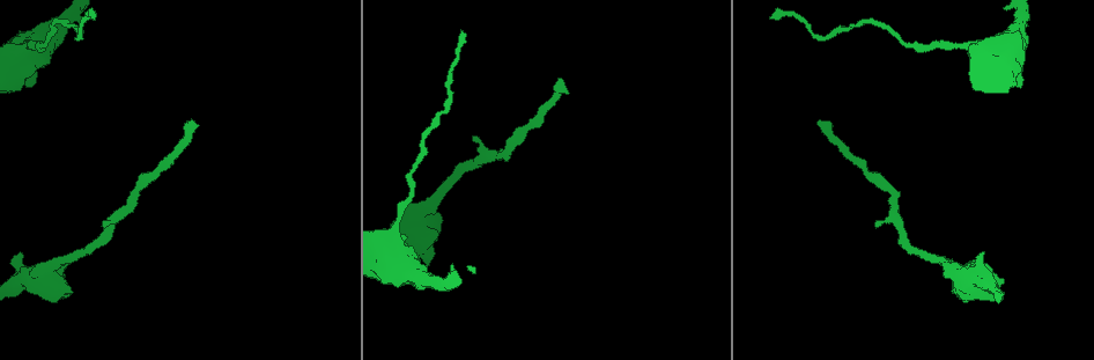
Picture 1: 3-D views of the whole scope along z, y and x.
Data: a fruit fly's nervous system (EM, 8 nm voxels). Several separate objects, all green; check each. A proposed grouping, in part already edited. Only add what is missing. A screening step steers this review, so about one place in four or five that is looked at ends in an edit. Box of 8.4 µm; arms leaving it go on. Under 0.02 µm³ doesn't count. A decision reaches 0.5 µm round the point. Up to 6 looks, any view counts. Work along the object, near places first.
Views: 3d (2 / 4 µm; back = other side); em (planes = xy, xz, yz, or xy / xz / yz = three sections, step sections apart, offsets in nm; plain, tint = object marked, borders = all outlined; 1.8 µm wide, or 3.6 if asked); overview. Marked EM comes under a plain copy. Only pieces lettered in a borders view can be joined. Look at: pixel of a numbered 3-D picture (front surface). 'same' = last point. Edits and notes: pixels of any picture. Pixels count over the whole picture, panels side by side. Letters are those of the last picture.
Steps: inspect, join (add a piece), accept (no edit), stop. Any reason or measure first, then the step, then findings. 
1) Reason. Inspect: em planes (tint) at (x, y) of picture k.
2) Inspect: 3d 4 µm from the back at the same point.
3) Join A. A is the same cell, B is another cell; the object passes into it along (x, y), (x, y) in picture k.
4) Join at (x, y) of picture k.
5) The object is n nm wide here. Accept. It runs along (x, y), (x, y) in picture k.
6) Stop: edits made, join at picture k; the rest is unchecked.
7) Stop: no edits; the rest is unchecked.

An open end. Inspect: em yz step 4 (borders) at (19, 252) of picture 1.

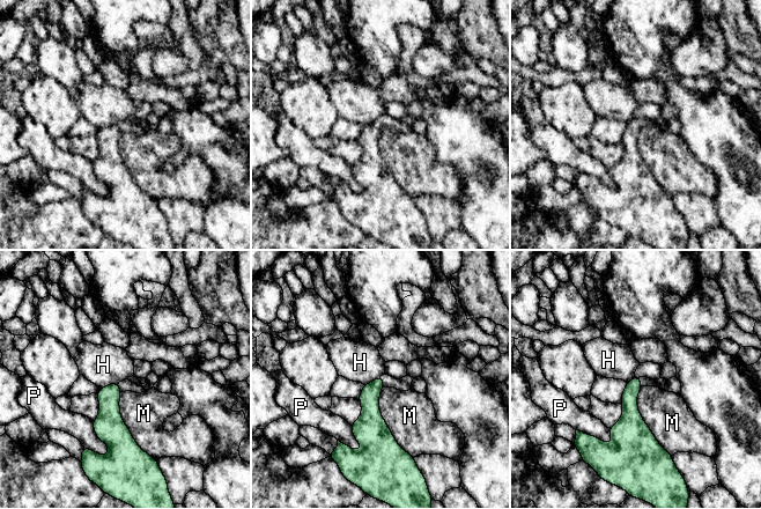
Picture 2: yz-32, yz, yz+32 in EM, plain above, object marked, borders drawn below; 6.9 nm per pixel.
Inspect: em planes (borders) at the same point.

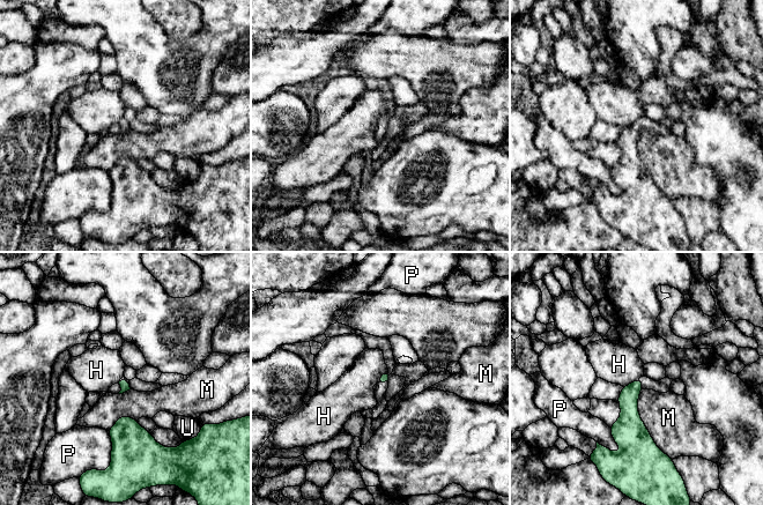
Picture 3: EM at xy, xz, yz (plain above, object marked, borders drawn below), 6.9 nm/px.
Accept. H, M, P and U are other cells; none of them fits.

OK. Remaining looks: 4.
End of a long branch. Inspect: em 3.6 µm planes (borders) at (191, 121) of picture 1.

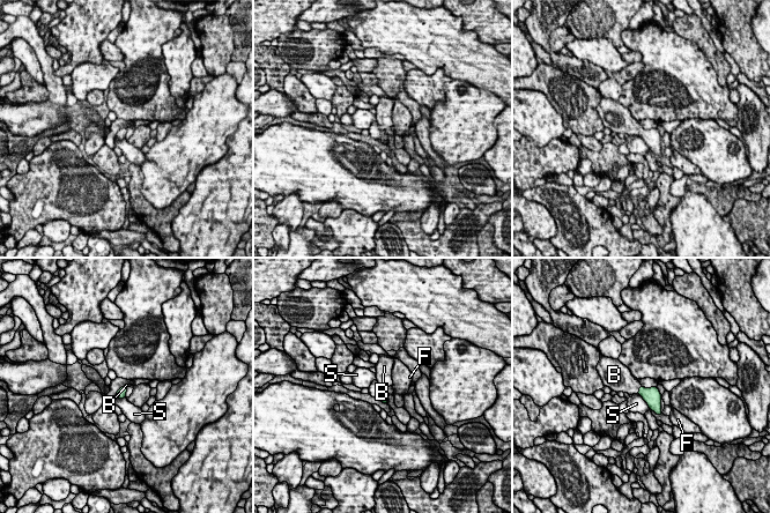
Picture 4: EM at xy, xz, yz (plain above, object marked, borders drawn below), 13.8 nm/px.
Join B. B is the same cell, F and S are other cells; the object passes into it along (652, 396), (639, 389), (624, 381) in picture 4; it goes on there.

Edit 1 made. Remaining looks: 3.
See it whole again. Inspect: overview.

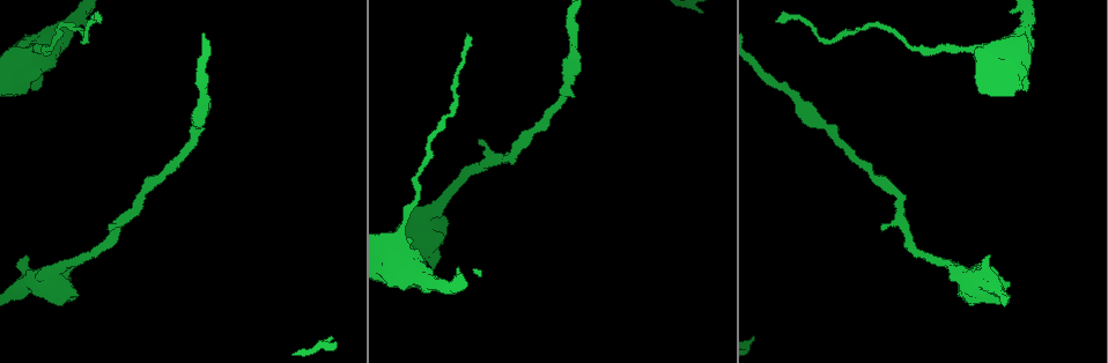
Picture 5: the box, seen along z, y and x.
End of a long branch. Inspect: em planes (borders) at (99, 22) of picture 5.

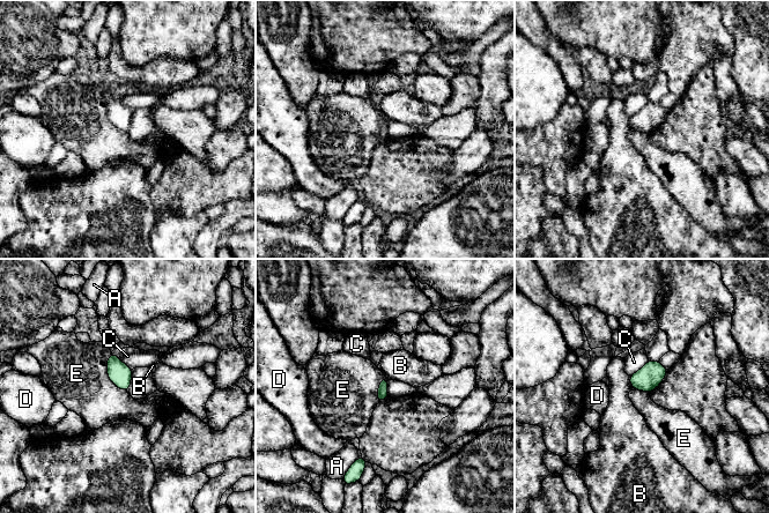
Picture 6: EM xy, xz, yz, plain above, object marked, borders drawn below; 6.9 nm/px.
The longest contact is with E, 300 nm. Accept. A, B, C, D and E are other cells; a border runs along (110, 352), (108, 378), (126, 392) in picture 6; no lettered piece goes on from it.

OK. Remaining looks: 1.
Stop: edits made, join at picture 4; the rest is unchecked.

